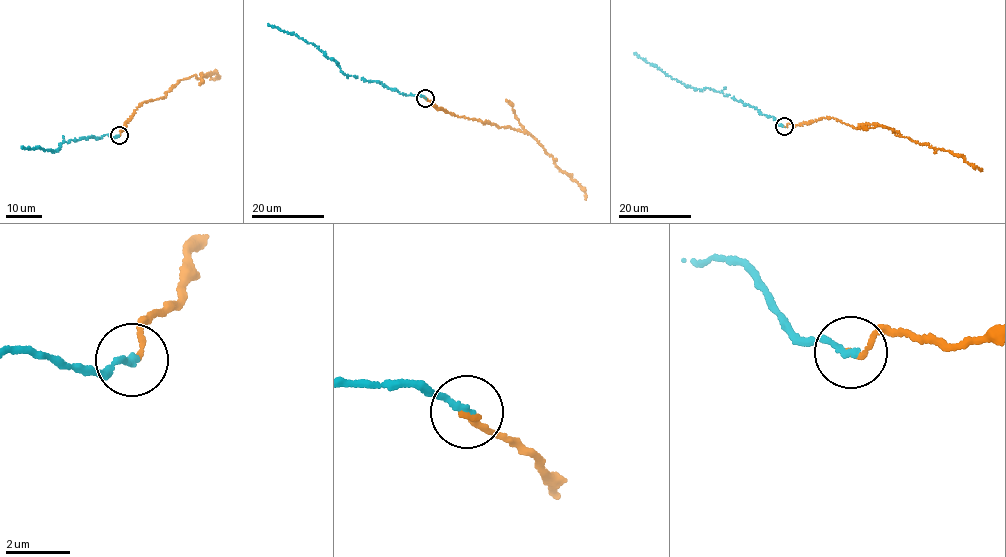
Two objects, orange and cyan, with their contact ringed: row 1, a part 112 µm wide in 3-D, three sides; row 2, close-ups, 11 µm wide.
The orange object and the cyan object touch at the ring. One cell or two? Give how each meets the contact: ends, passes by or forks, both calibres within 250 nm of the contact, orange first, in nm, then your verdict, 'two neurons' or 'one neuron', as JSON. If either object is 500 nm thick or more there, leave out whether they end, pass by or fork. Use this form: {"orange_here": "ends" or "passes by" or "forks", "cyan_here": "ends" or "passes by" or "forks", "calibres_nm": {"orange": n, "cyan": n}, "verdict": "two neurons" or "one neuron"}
{"orange_here": "ends", "cyan_here": "ends", "calibres_nm": {"orange": 160, "cyan": 190}, "verdict": "one neuron"}

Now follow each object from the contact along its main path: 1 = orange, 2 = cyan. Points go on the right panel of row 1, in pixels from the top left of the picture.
1: (785, 126), (830, 117), (856, 128), (859, 125), (877, 124), (892, 129), (899, 136), (959, 155), (982, 171)
2: (785, 126), (772, 116), (730, 95), (687, 87), (634, 54)

